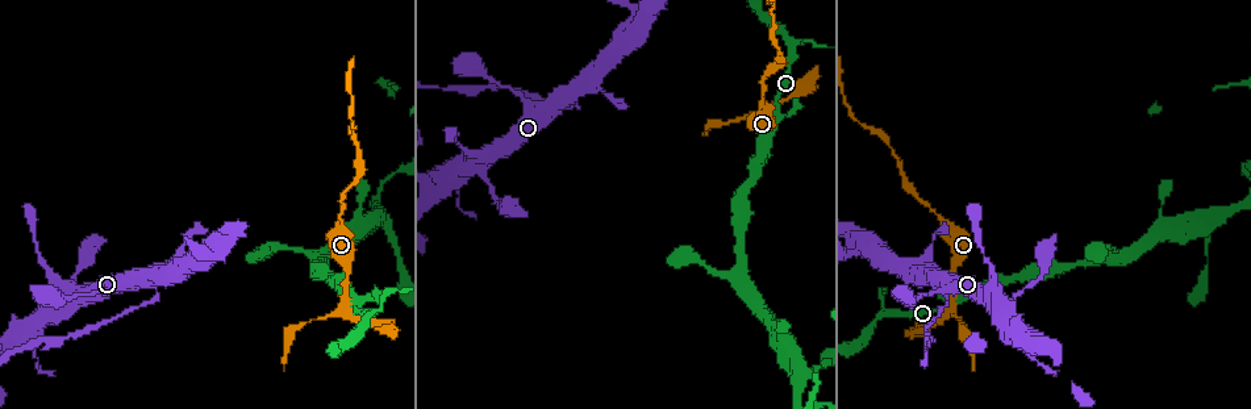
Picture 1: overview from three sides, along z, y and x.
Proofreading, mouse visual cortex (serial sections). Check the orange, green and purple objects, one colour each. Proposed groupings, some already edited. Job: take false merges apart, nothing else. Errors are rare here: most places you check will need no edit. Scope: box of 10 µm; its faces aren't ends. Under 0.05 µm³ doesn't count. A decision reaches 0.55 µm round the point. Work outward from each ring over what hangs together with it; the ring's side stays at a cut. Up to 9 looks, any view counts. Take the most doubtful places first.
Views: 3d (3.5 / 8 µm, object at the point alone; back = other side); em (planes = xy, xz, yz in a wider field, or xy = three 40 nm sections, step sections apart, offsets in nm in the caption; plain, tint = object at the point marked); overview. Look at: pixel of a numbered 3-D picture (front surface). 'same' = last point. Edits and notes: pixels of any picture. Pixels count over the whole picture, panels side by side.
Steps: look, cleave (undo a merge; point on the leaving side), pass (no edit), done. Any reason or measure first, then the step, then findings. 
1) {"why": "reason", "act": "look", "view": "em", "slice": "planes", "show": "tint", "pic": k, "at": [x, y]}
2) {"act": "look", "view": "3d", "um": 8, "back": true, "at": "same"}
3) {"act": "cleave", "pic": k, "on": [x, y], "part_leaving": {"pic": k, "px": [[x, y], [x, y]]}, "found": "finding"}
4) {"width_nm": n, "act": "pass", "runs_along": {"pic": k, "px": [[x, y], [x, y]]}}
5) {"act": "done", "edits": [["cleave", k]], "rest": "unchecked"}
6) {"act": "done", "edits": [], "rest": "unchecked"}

{"why": "abrupt turn", "act": "look", "view": "3d", "um": 3.5, "pic": 1, "at": [382, 299]}

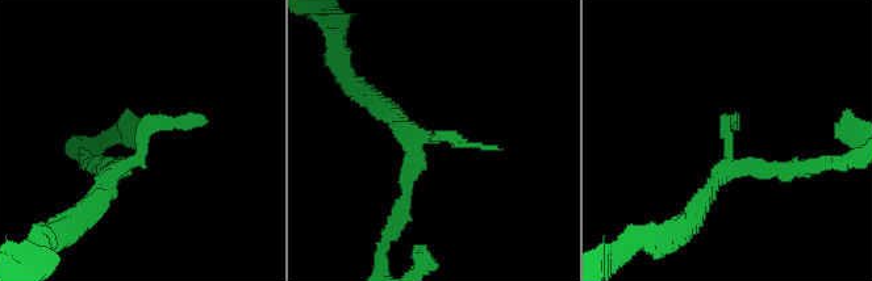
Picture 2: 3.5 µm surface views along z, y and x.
{"act": "look", "view": "em", "slice": "xy", "step": 3, "show": "tint", "pic": 2, "at": [726, 142]}

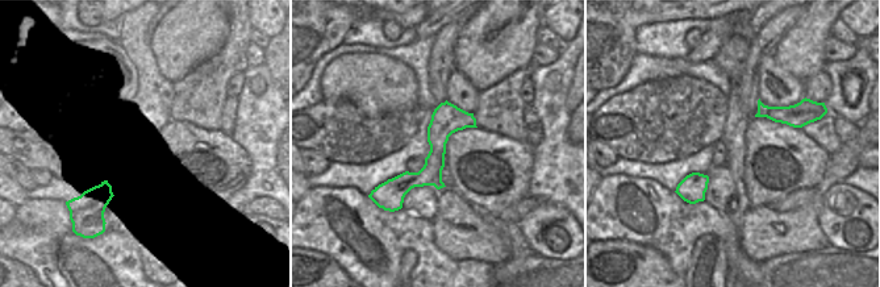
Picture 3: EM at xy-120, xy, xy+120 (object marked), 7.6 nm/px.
{"act": "pass", "runs_along": {"pic": 2, "px": [[113, 171], [154, 128], [203, 114]]}, "found": "one cell here"}

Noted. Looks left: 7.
{"why": "a fork", "act": "look", "view": "3d", "um": 3.5, "back": true, "pic": 1, "at": [340, 308]}

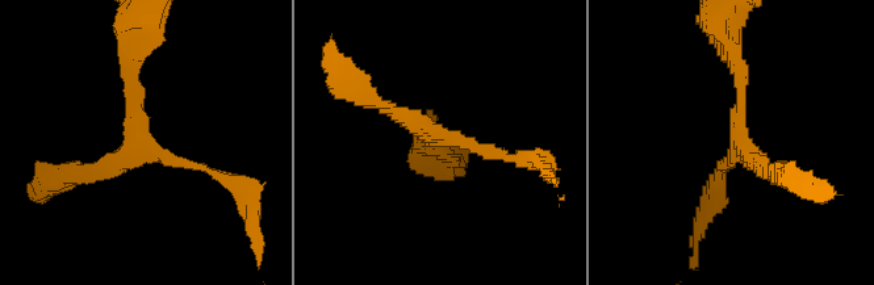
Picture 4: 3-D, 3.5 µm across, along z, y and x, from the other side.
{"why": "shape alone is not enough", "act": "look", "view": "em", "slice": "xy", "step": 2, "show": "tint", "pic": 4, "at": [740, 133]}

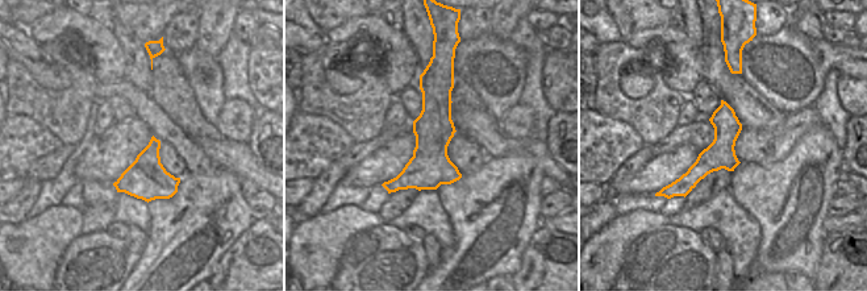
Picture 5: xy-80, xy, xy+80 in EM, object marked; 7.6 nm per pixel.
{"act": "pass", "runs_along": {"pic": 4, "px": [[130, 50], [139, 135], [74, 172]]}, "found": "one cell here"}

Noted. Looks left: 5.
{"why": "calibre changes", "act": "look", "view": "3d", "um": 3.5, "back": true, "pic": 1, "at": [339, 210]}

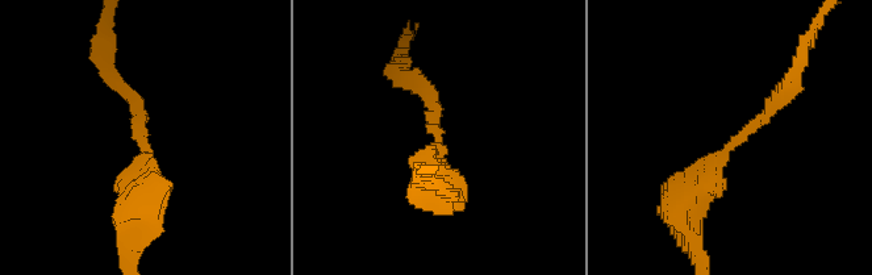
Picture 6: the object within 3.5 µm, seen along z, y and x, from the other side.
{"arm_widths_nm": [150, 300], "why": "now the EM", "act": "look", "view": "em", "slice": "xy", "step": 2, "show": "tint", "pic": 6, "at": [144, 140]}

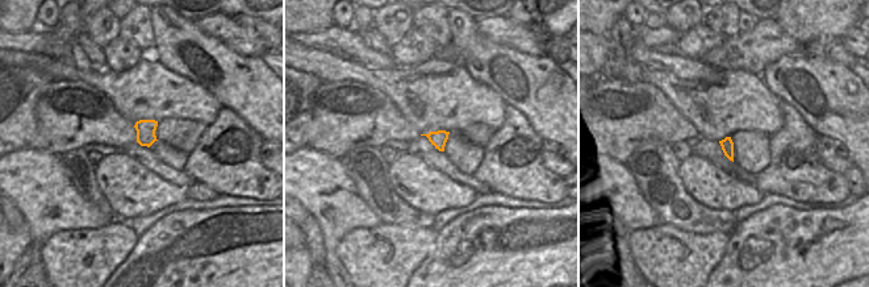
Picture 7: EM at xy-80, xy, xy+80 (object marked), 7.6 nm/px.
{"act": "look", "view": "em", "slice": "xy", "step": 5, "show": "tint", "at": "same"}

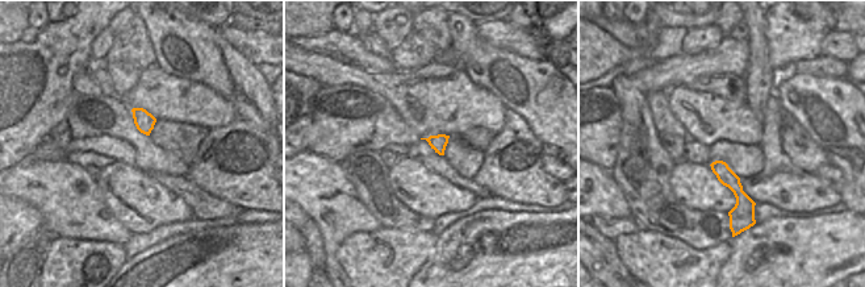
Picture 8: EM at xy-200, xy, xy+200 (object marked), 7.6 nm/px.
{"act": "pass", "runs_along": {"pic": 8, "px": [[715, 165], [734, 183], [749, 207]]}, "found": "continuous, no second cell"}

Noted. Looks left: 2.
{"act": "done", "edits": [], "rest": "unchecked"}

